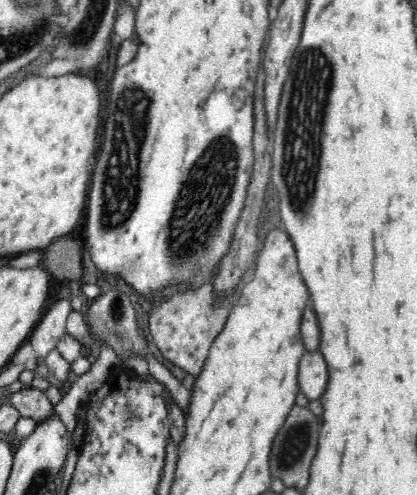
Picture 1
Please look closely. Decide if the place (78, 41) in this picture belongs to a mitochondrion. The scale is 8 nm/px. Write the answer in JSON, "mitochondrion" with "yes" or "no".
{"mitochondrion":"yes"}

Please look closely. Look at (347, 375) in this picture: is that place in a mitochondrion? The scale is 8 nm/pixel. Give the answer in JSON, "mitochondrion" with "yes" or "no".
{"mitochondrion":"no"}

